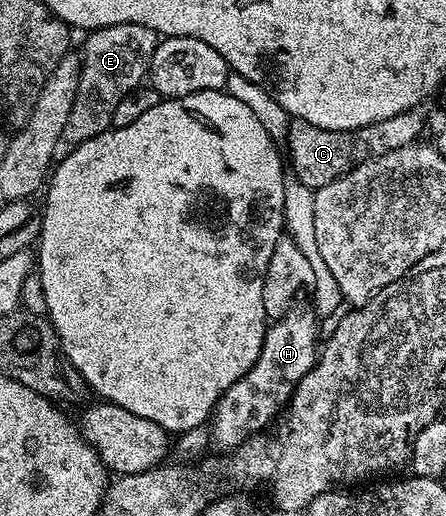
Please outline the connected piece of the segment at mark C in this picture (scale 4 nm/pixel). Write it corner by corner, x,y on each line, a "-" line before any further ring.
416,108
393,116
389,120
374,122
356,130
326,130
308,122
296,121
287,131
285,154
289,159
289,170
303,186
319,190
325,184
347,174
354,166
360,166
366,158
385,156
397,148
405,148
420,137
419,132
427,122
426,109

